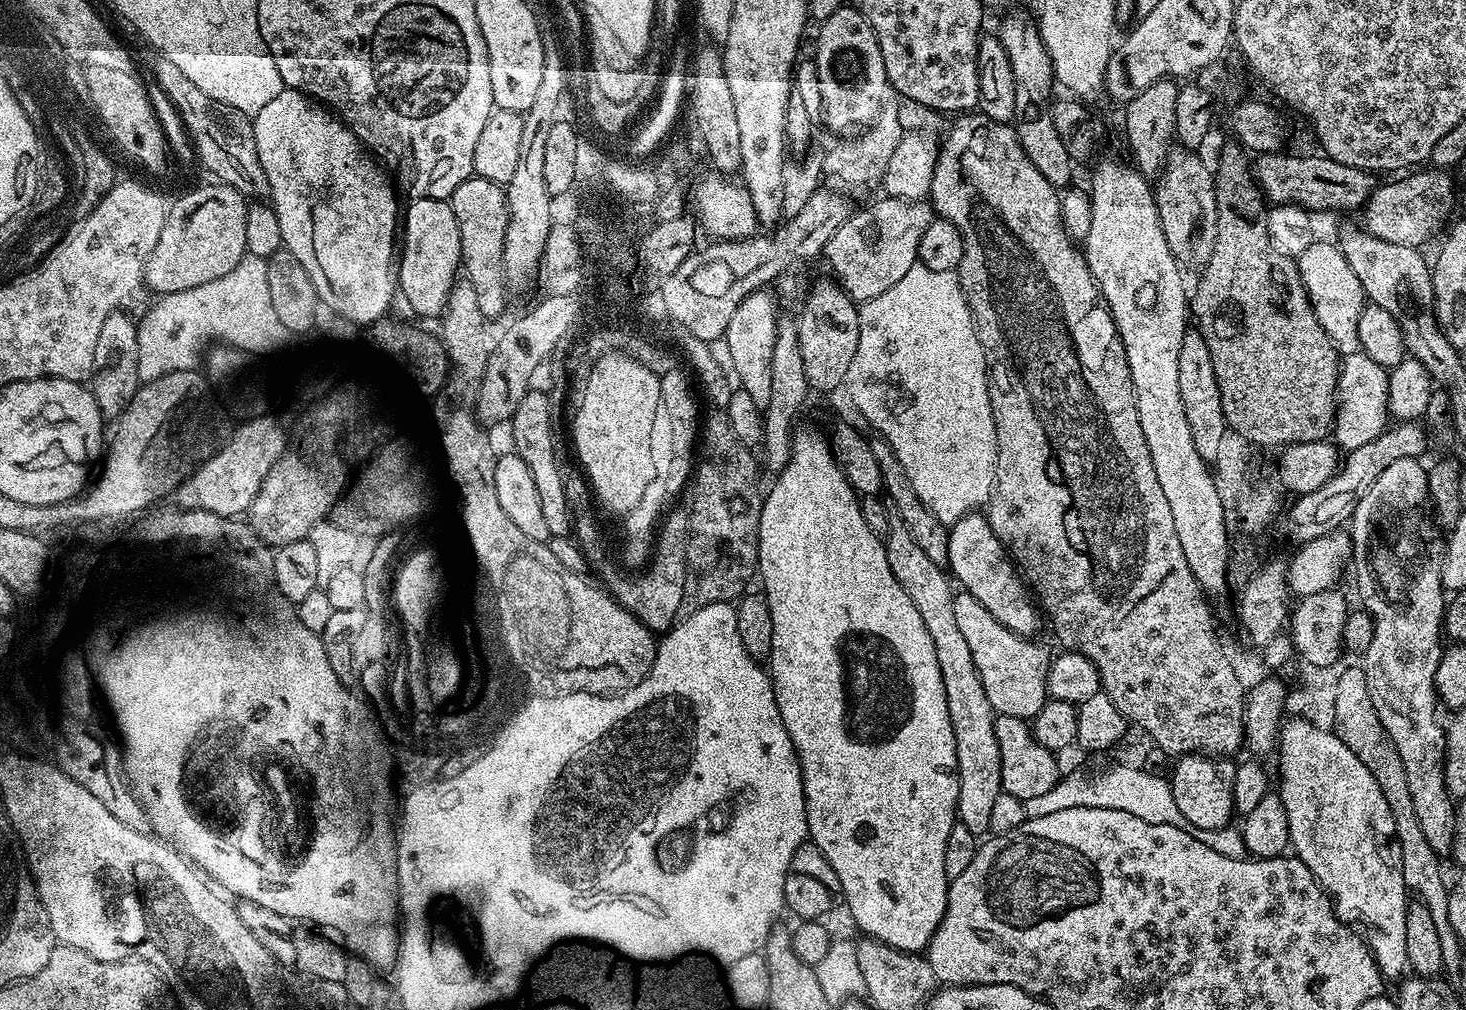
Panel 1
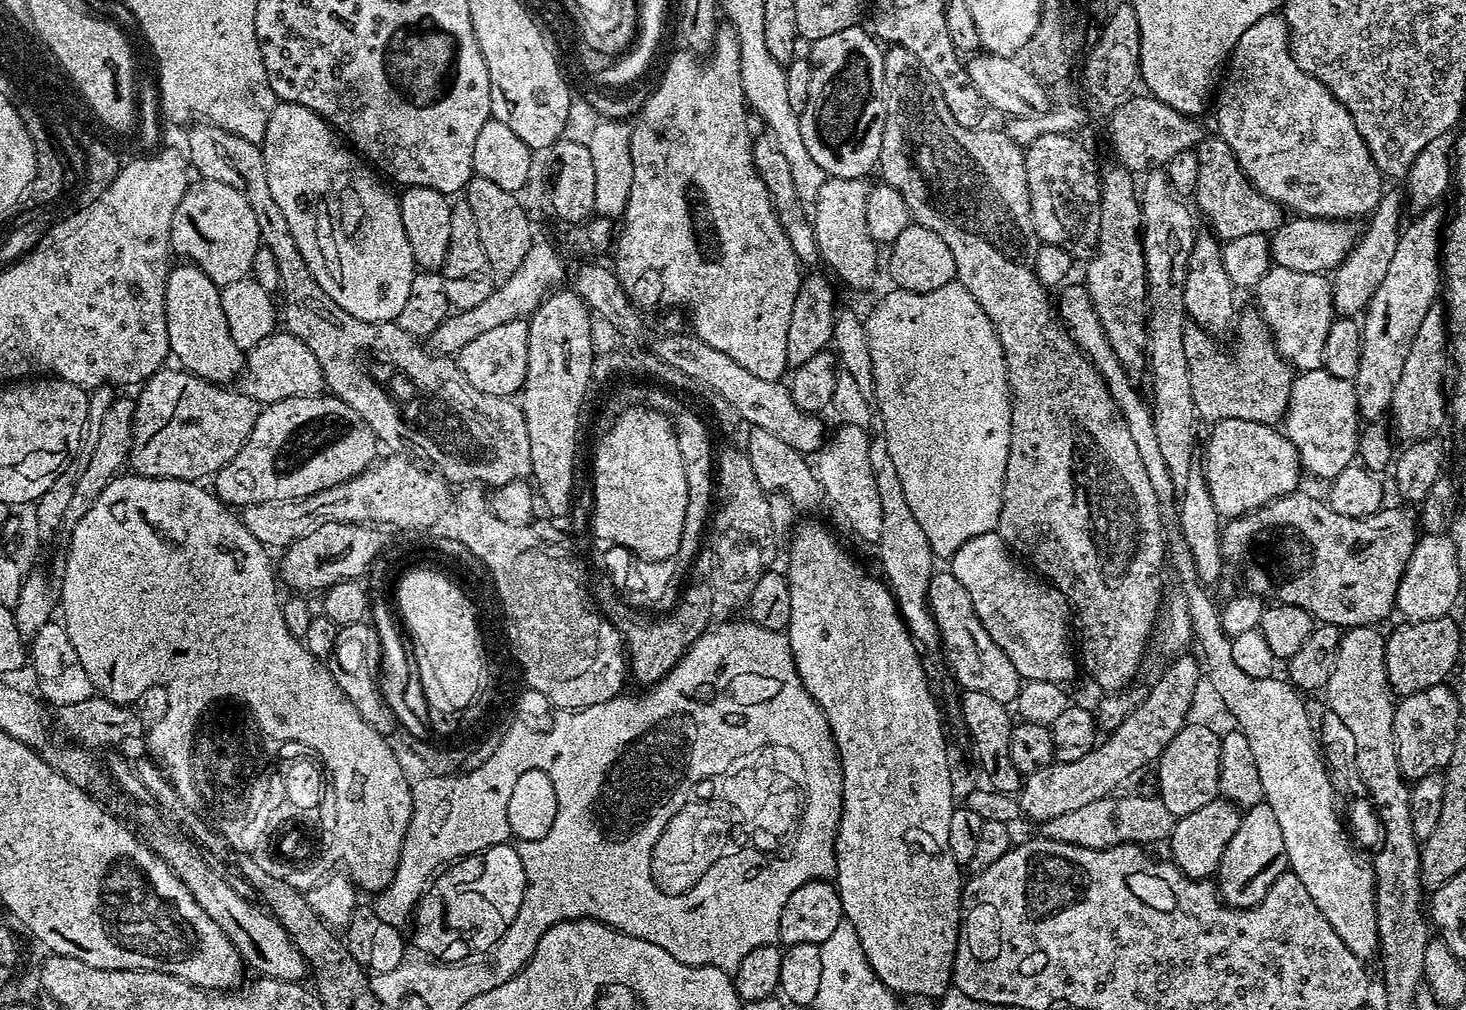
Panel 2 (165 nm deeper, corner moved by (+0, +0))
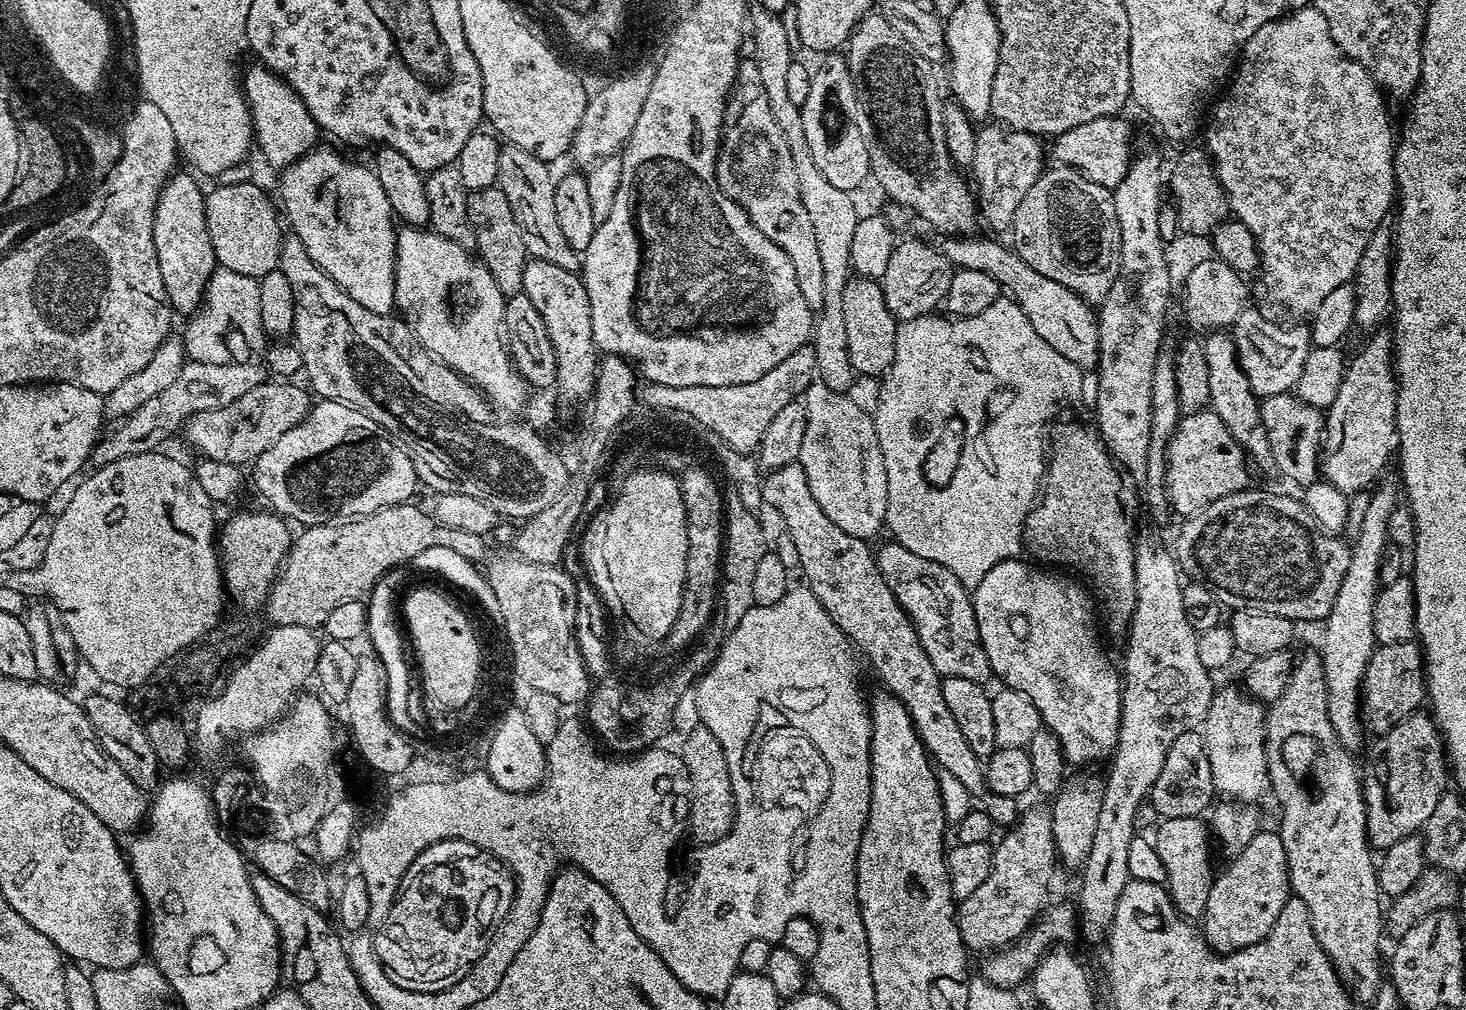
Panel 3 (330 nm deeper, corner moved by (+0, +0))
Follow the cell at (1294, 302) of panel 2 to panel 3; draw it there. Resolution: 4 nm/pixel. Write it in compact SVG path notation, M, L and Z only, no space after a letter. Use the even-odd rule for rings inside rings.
M1245 307L1230 328L1230 335L1236 341L1240 365L1247 373L1257 397L1292 392L1298 378L1302 378L1302 366L1314 347L1309 329L1300 324L1275 324L1274 321L1260 316L1259 310L1252 307Z

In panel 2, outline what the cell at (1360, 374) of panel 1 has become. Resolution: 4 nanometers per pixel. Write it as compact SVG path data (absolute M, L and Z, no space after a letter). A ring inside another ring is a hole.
M1325 367L1300 372L1292 382L1288 414L1282 421L1282 431L1298 450L1303 471L1313 472L1326 482L1332 482L1352 466L1358 456L1362 417L1355 383L1335 376Z

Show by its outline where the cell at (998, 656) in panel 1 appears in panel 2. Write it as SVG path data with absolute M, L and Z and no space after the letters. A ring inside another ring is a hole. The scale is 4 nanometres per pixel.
M951 570L933 571L928 604L938 622L942 656L948 659L952 676L961 684L961 689L969 692L979 690L981 694L990 694L990 698L997 702L1011 705L1022 683L1018 670L1014 670L1014 662L1006 658L998 642L986 634L986 626L982 626L978 614L974 614L974 602L970 602L966 586L954 578Z

